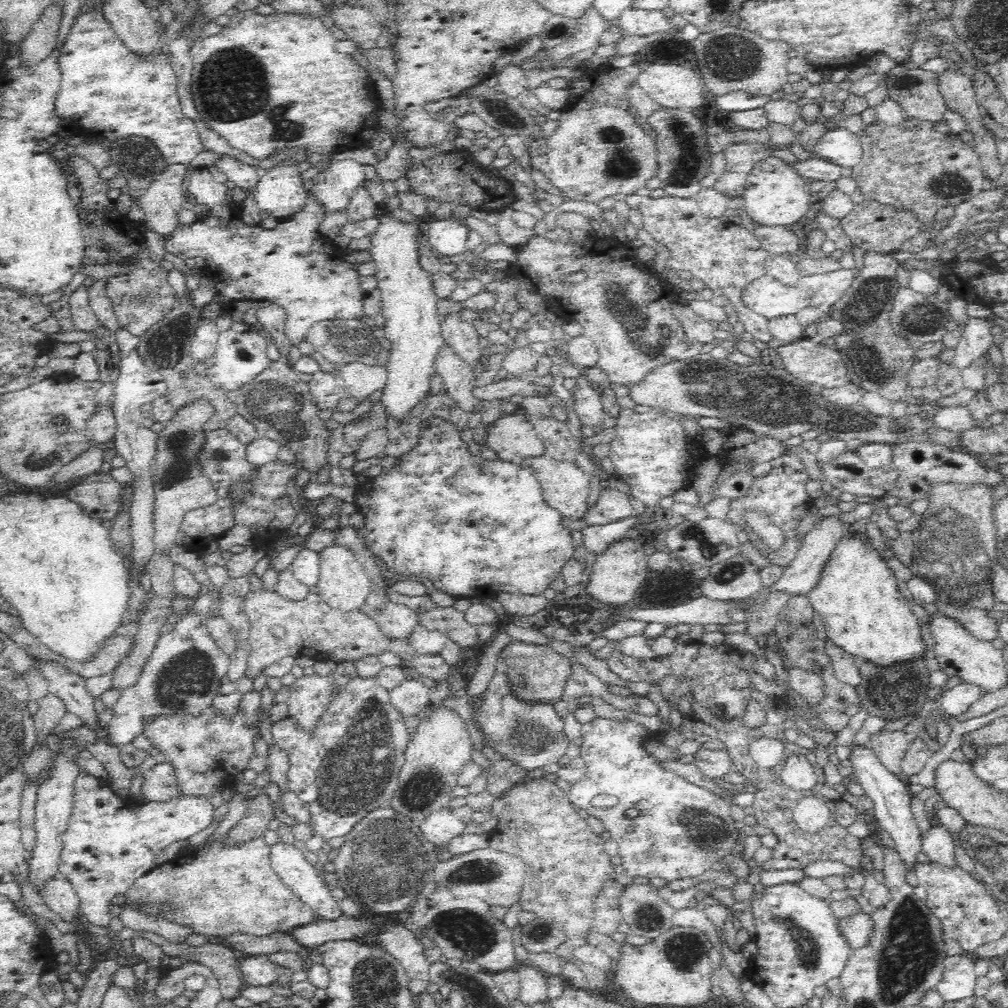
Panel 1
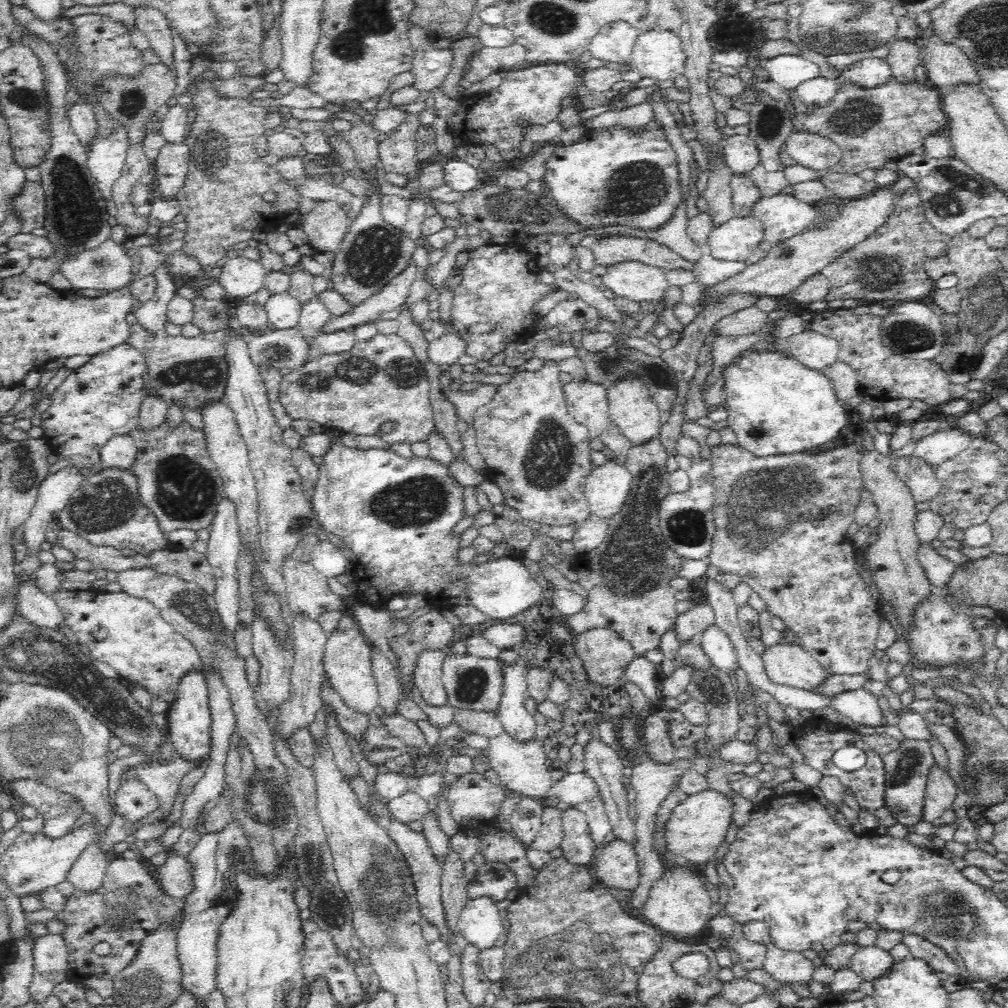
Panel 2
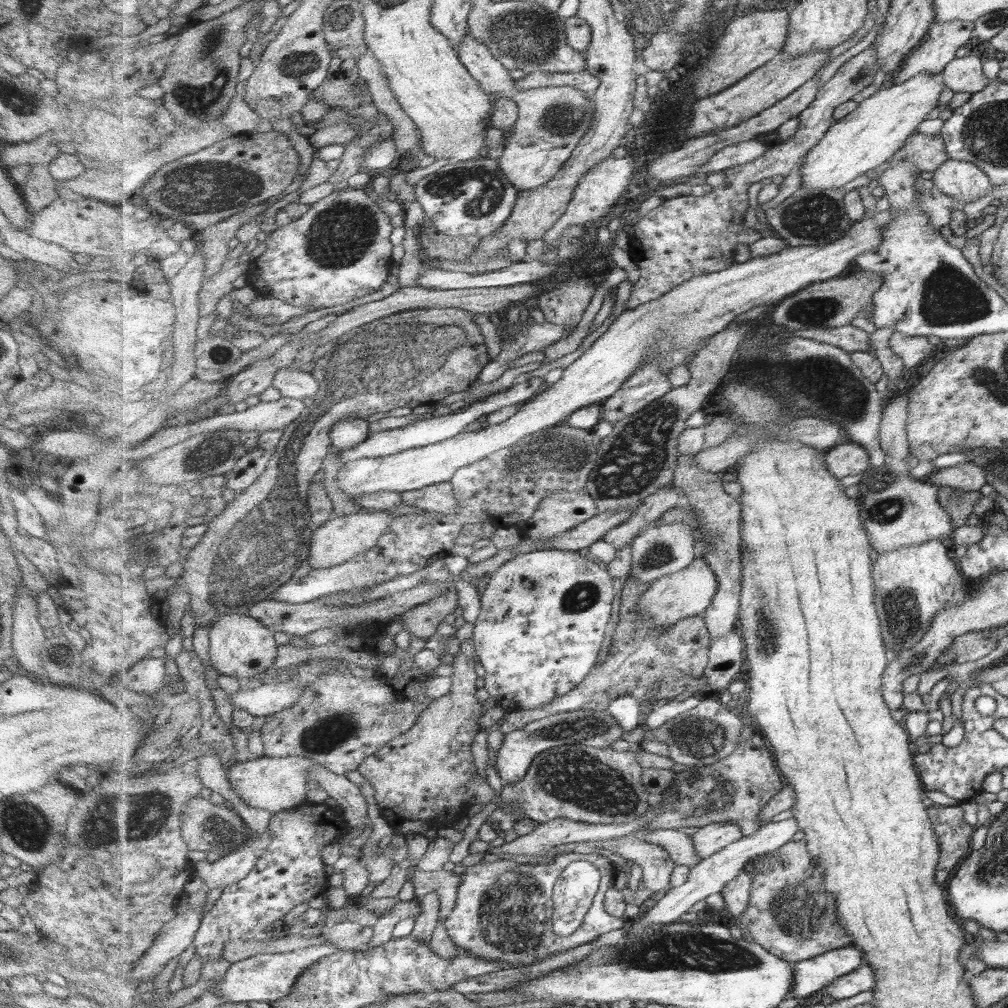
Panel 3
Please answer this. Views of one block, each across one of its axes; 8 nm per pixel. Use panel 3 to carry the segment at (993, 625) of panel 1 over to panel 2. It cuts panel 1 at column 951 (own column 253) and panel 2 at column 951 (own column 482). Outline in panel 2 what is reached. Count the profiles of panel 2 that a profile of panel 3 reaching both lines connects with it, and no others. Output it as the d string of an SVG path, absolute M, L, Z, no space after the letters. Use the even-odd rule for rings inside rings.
M922 544L918 550L918 561L932 589L945 589L946 584L956 573L956 564L938 555L931 544Z

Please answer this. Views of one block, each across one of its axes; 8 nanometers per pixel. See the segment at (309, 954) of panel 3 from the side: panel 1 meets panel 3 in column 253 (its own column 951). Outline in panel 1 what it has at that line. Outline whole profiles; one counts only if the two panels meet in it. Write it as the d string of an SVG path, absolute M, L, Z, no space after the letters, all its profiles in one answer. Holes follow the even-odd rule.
M950 955L946 957L942 980L936 989L945 1002L956 1002L974 997L978 974L974 971L974 957Z

